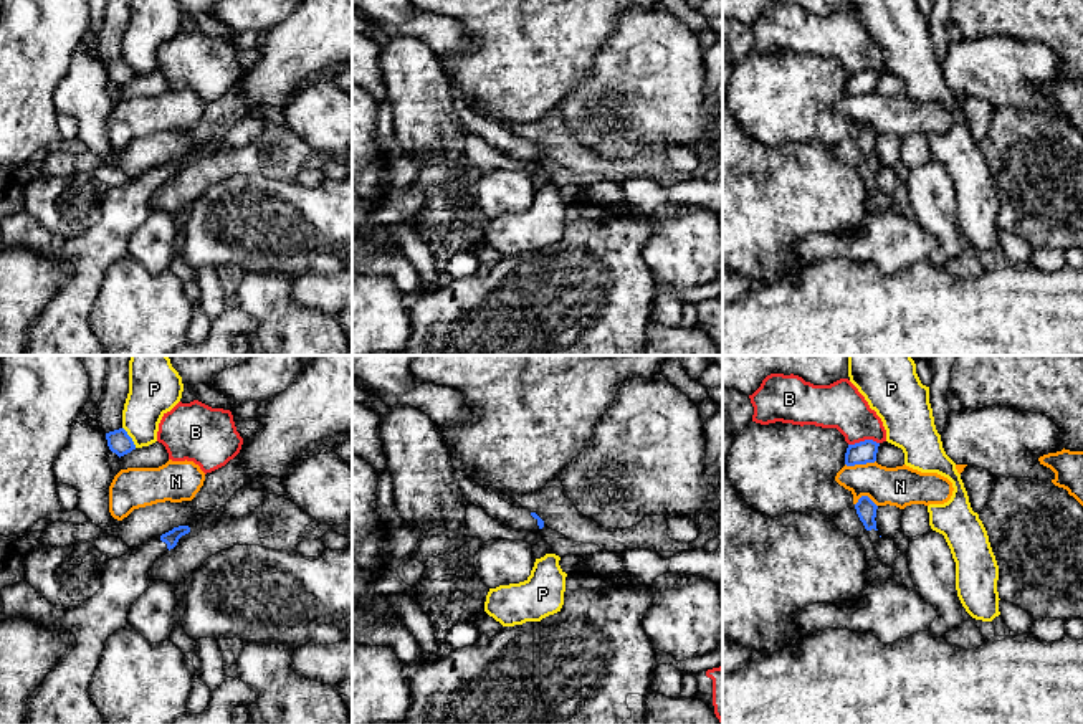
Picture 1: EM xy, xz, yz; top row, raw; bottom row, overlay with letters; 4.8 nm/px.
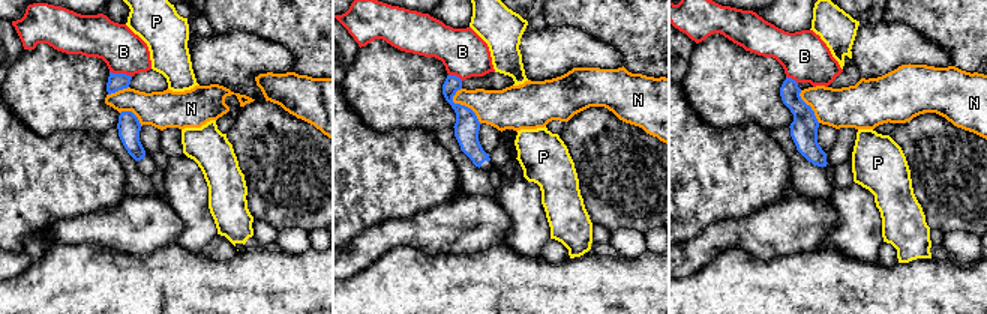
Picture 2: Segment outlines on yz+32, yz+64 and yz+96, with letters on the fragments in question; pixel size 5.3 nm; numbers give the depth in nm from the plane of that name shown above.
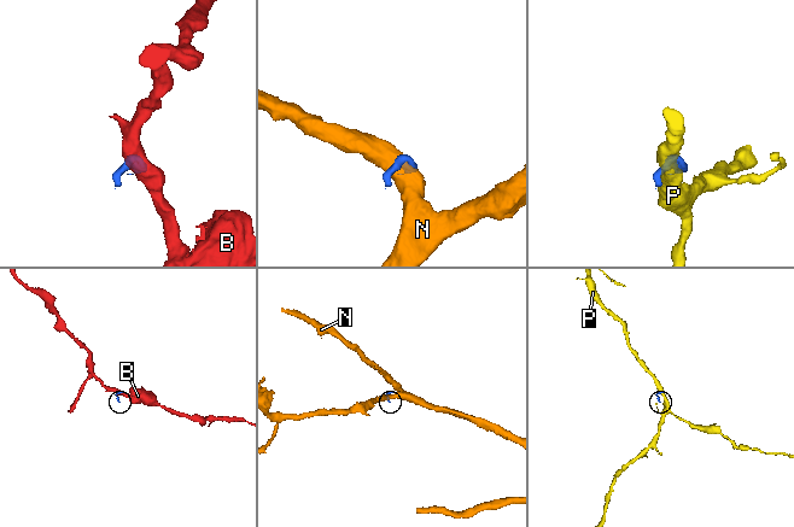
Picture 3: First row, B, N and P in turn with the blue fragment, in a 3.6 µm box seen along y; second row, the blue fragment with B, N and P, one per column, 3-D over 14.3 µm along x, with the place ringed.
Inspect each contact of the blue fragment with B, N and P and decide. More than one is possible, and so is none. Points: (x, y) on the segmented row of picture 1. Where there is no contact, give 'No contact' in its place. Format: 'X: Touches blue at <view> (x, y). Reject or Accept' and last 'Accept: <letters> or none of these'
B: Touches blue at yz (865, 440). Reject
N: Touches blue at yz (860, 463). Reject
P: Touches blue at xy (129, 437). Reject
Accept: none of these

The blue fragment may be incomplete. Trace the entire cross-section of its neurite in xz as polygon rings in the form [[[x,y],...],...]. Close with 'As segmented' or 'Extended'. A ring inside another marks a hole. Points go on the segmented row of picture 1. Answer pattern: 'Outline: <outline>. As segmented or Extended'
Outline: [[[460,478],[460,488],[466,503],[481,507],[496,522],[511,529],[537,531],[544,527],[544,521],[529,509],[524,509],[516,499],[484,489],[470,478]]]. Extended

